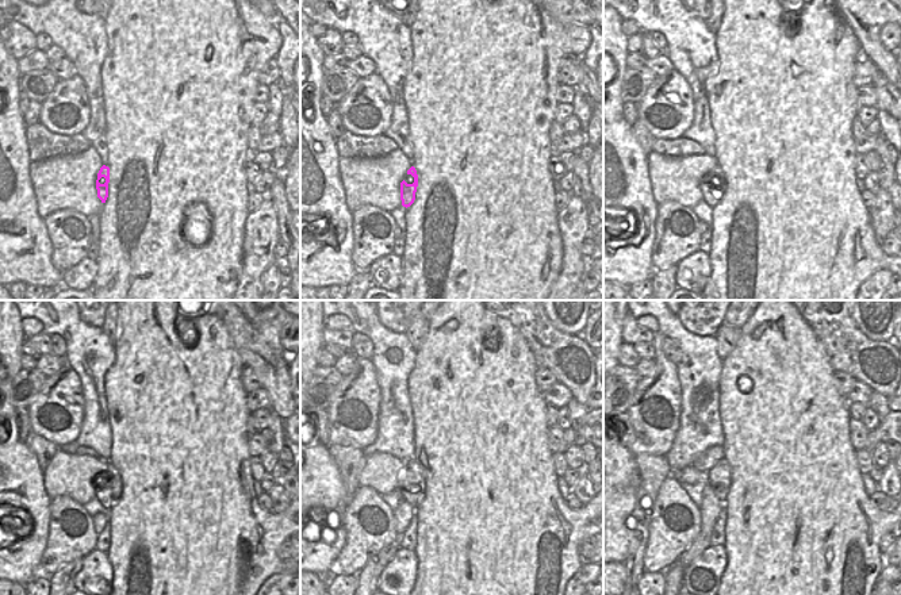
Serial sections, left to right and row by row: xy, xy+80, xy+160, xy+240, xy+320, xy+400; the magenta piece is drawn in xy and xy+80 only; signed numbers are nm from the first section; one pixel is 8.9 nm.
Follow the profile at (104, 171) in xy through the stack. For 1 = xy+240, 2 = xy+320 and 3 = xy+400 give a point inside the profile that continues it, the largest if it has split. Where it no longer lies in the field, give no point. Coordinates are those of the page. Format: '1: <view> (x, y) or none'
1: xy+240 (107, 483)
2: xy+320 (411, 482)
3: xy+400 (719, 478)

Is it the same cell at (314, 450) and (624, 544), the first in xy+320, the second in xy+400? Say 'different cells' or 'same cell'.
same cell

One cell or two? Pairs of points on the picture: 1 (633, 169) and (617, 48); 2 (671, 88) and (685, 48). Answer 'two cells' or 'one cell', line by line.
1: one cell
2: two cells

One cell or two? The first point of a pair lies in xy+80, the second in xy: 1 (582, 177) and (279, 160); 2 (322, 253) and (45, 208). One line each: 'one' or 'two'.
1: two
2: two

